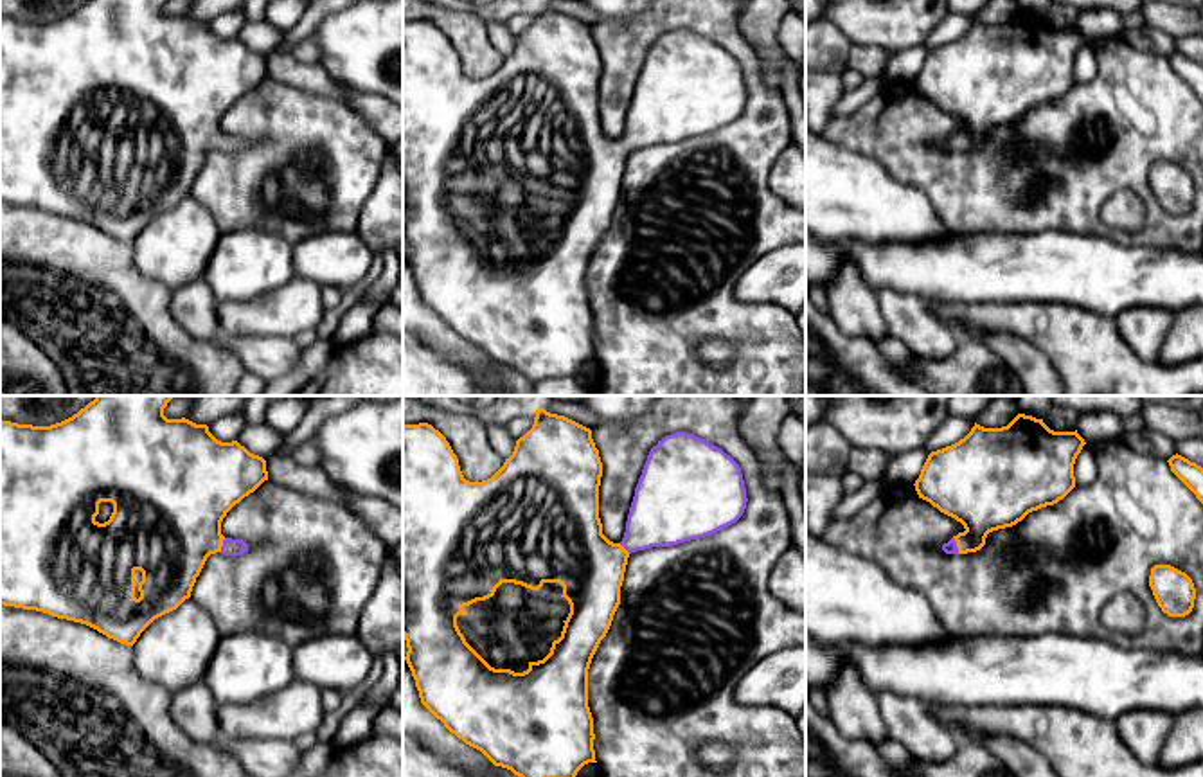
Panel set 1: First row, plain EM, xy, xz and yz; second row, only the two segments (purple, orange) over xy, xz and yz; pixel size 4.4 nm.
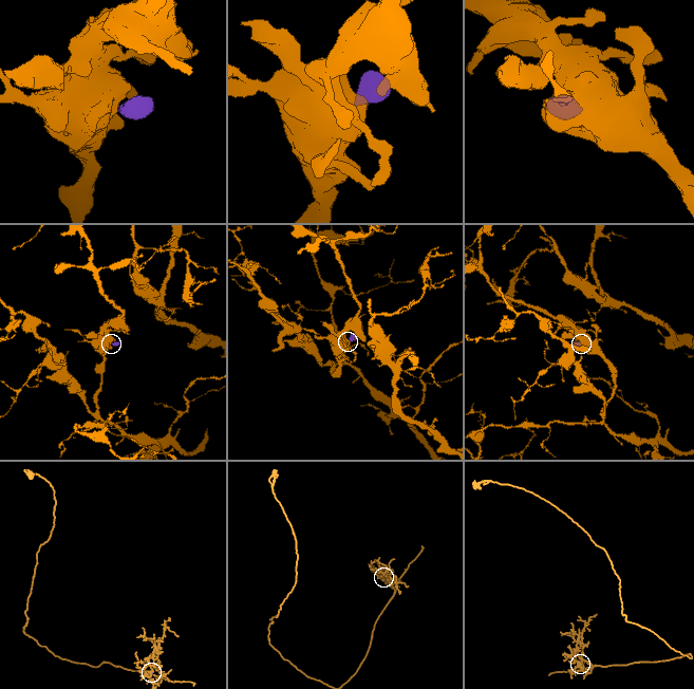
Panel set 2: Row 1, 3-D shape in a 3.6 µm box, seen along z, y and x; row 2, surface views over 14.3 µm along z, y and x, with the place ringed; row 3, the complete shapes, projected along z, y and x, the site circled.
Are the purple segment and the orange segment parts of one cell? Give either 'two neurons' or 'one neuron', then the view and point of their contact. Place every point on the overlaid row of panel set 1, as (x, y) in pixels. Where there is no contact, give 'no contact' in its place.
one neuron | xy (223, 545)

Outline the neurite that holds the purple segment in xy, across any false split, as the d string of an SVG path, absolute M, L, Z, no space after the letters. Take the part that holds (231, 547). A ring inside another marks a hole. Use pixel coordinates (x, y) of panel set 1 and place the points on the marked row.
M95 396L77 414L50 426L0 423L0 604L81 622L108 639L133 646L155 619L176 610L191 597L196 577L210 554L241 556L248 550L243 540L221 534L221 522L236 504L268 480L266 460L237 441L218 441L207 424L196 424L185 417L167 419L164 408L173 397L176 396Z

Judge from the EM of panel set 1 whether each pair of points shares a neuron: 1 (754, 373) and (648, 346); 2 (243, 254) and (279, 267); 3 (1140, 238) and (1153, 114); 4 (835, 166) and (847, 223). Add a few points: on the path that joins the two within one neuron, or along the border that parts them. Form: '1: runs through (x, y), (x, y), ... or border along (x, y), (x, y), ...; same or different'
1: runs through (727, 376), (678, 376), (675, 373); same
2: runs through (252, 261), (270, 265); same
3: runs through (1151, 207), (1140, 186), (1140, 144); same
4: runs through (835, 180), (835, 189), (847, 202), (847, 209); same

